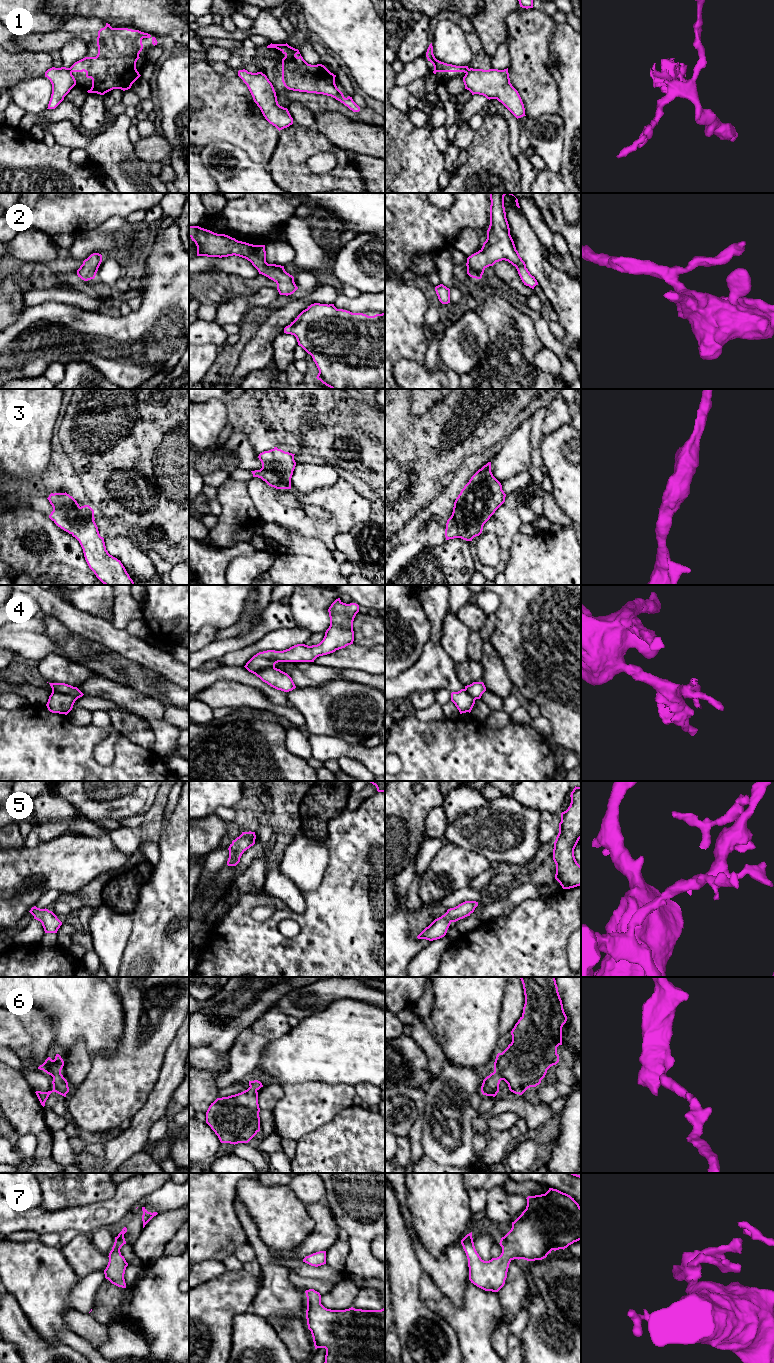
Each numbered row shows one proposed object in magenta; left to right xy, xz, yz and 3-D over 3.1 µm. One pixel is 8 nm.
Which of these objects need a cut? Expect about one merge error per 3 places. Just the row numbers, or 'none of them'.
1, 4

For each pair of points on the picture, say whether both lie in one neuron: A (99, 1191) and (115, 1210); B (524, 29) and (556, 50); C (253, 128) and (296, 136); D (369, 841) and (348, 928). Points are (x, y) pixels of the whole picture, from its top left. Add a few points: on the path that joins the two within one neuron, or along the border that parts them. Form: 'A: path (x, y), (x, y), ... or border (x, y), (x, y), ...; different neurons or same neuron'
A: border (117, 1185), (115, 1193), (108, 1199), (83, 1205); different neurons
B: border (548, 44), (548, 52), (551, 59); different neurons
C: border (279, 131), (278, 144), (271, 155); different neurons
D: path (365, 863), (365, 906); same neuron

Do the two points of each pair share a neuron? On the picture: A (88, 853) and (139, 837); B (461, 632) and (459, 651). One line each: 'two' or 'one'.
A: two
B: one

